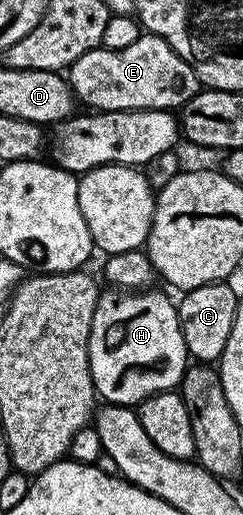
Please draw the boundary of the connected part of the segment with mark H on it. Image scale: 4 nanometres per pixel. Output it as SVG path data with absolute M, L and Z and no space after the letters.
M106 289L99 294L96 313L92 313L92 329L88 341L90 372L95 392L102 395L107 404L119 407L134 407L148 397L161 391L175 390L181 384L182 375L188 366L188 356L184 345L184 333L180 329L178 308L175 300L169 299L159 289L144 291L124 291Z

